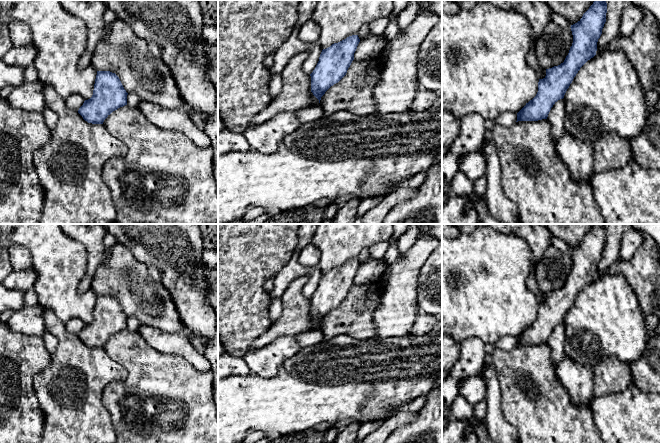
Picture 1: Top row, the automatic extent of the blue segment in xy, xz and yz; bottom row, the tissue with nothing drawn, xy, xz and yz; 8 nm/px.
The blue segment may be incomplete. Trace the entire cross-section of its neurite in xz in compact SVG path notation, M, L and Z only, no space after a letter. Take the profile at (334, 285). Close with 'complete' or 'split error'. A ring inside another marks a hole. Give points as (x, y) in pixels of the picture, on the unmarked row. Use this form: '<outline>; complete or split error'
M352 259L322 274L319 285L310 298L311 316L319 327L325 316L346 299L359 266L358 259Z; complete

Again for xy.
M97 295L93 319L84 325L78 337L88 347L103 348L113 335L127 329L127 319L115 297Z; complete

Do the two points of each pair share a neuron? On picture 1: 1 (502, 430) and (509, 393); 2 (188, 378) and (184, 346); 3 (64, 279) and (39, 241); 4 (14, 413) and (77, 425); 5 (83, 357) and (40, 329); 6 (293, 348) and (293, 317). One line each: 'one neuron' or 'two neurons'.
1: two neurons
2: two neurons
3: one neuron
4: two neurons
5: two neurons
6: two neurons

